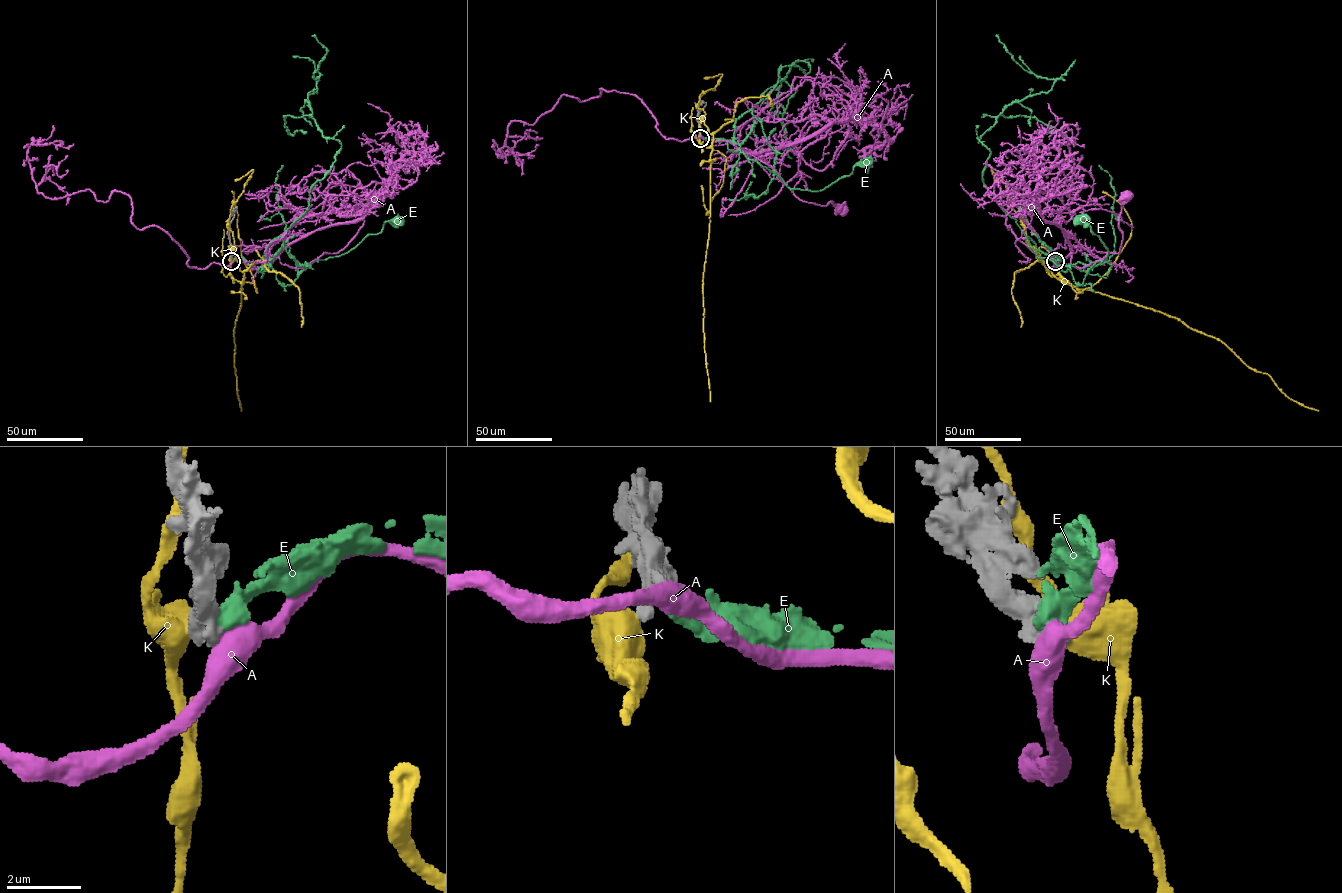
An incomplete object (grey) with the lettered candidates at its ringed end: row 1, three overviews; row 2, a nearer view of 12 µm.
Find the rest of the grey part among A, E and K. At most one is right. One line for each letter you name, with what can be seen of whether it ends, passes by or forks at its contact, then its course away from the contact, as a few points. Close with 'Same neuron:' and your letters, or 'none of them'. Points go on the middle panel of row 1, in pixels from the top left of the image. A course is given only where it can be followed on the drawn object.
Same neuron: none of them

